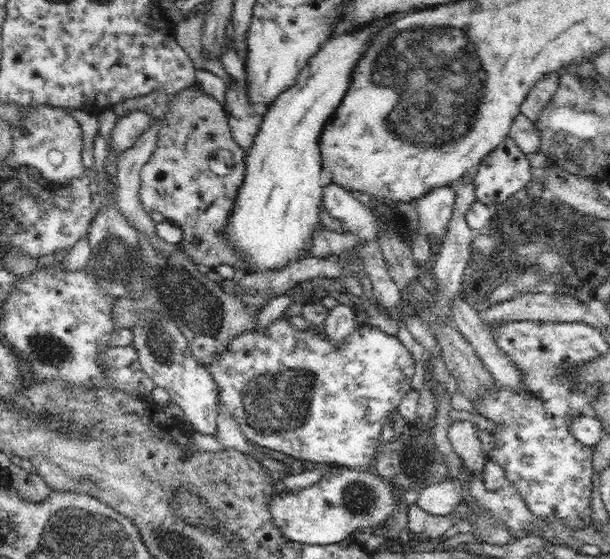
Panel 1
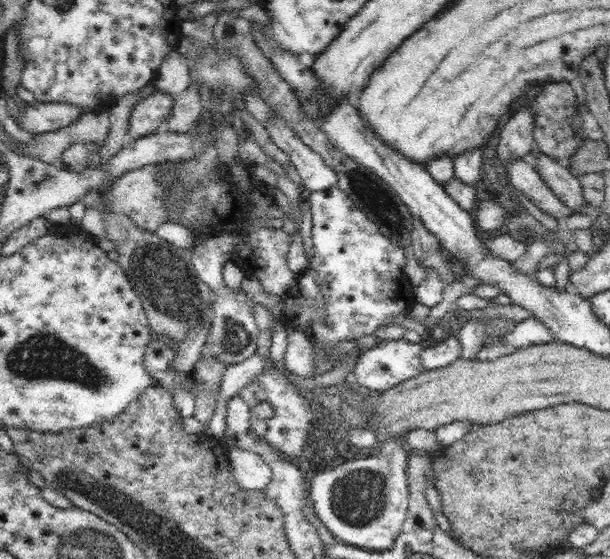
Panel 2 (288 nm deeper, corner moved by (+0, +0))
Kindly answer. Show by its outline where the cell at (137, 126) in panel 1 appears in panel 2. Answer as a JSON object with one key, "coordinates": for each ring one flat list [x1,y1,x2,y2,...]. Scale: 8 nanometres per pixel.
{"coordinates":[[156,92,148,98,142,98,140,104,134,106,128,118,128,140,140,140,154,132,162,130,162,124,168,120,174,104,174,96]]}

